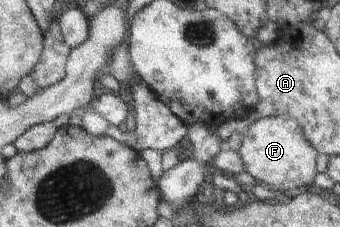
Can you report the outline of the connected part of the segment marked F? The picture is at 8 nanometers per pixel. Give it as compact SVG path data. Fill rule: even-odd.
M287 116L263 117L250 123L241 133L237 155L243 171L272 191L292 194L297 187L313 182L318 174L315 169L317 151L305 141L301 127Z

